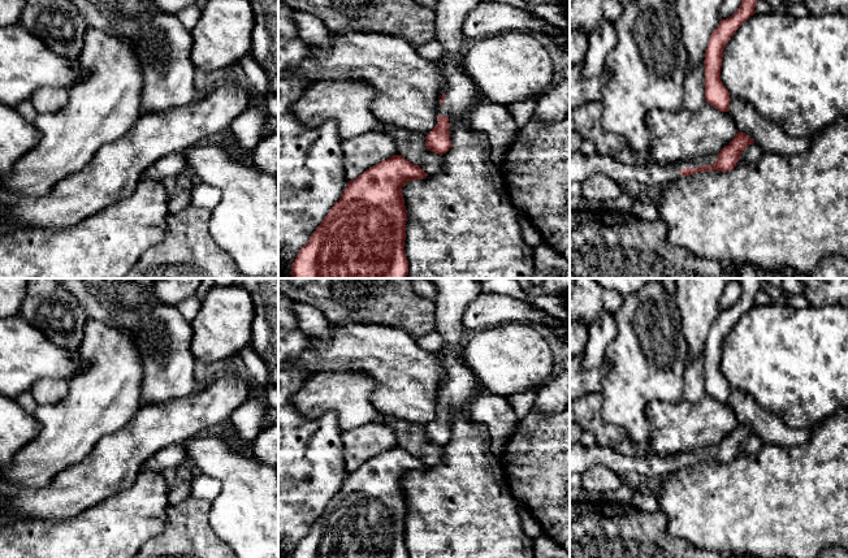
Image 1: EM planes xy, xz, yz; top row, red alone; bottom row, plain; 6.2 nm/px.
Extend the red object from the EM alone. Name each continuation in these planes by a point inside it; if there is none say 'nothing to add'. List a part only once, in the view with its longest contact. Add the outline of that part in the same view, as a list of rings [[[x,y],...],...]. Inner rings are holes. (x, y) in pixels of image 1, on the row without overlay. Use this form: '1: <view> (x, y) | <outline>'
1: yz (644, 466) | [[[575,444],[570,446],[570,476],[572,473],[583,475],[593,466],[603,466],[620,477],[632,480],[650,479],[654,483],[682,470],[683,467],[680,466],[680,462],[683,459],[711,457],[717,450],[718,445],[691,453],[670,455],[652,455],[646,453],[640,453],[639,455],[624,455],[611,447],[601,447],[600,445],[584,447],[580,444]]]

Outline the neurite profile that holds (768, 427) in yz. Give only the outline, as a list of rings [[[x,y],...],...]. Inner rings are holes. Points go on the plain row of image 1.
[[[730,386],[728,403],[735,410],[737,421],[749,427],[762,442],[793,446],[810,440],[810,429],[788,427],[782,418],[766,411],[743,390]]]

